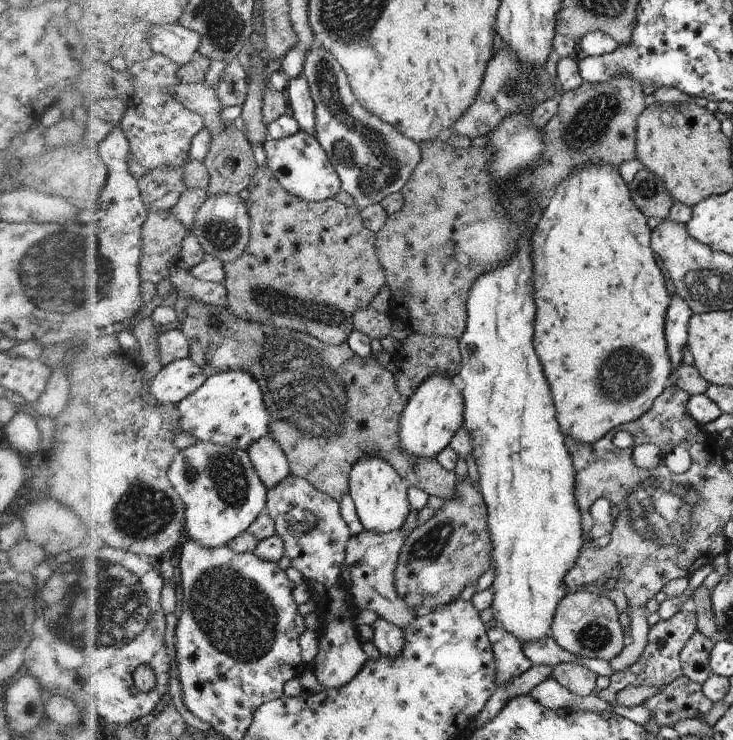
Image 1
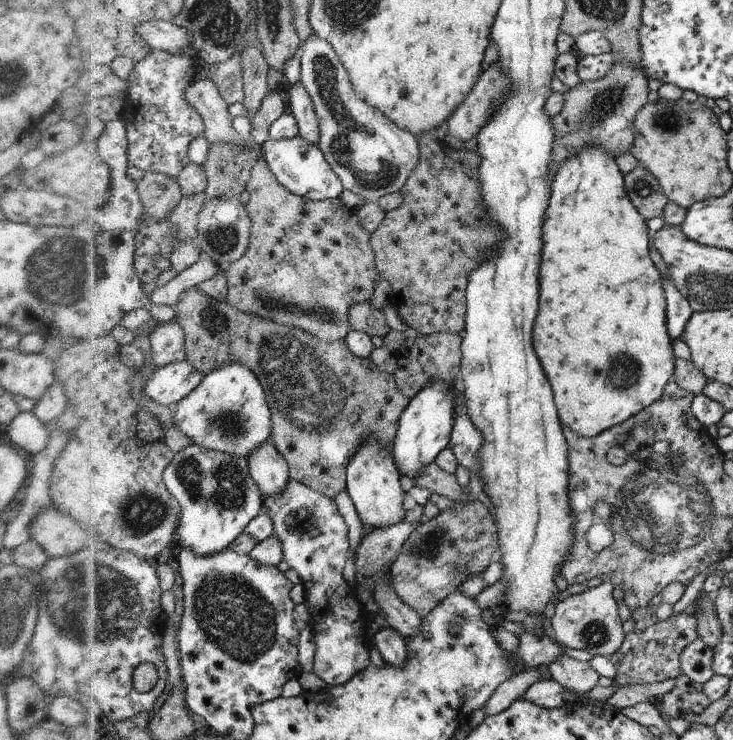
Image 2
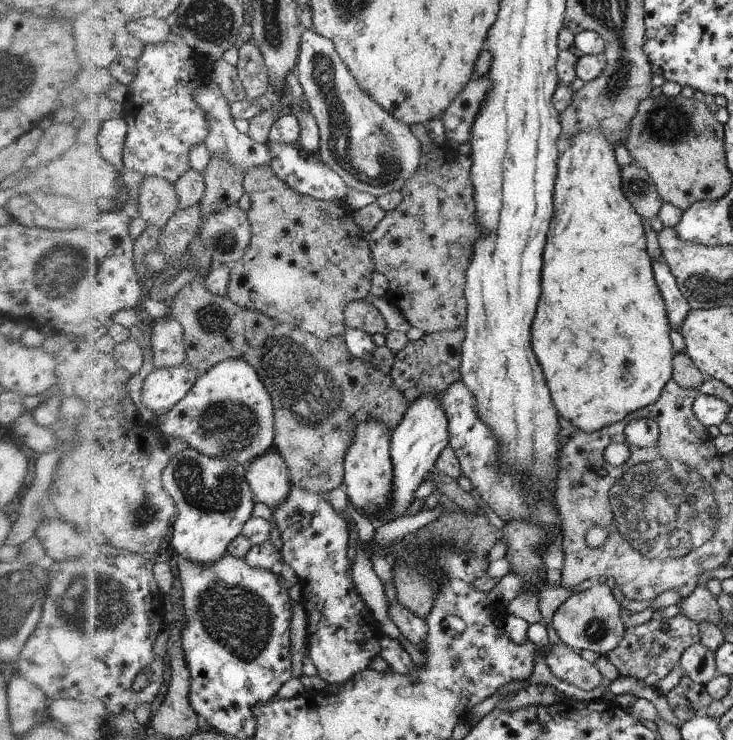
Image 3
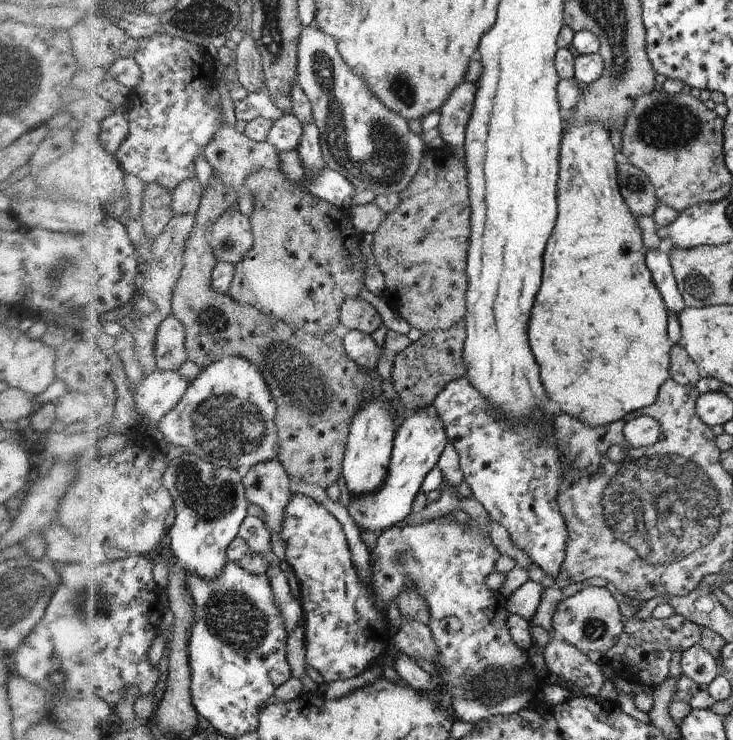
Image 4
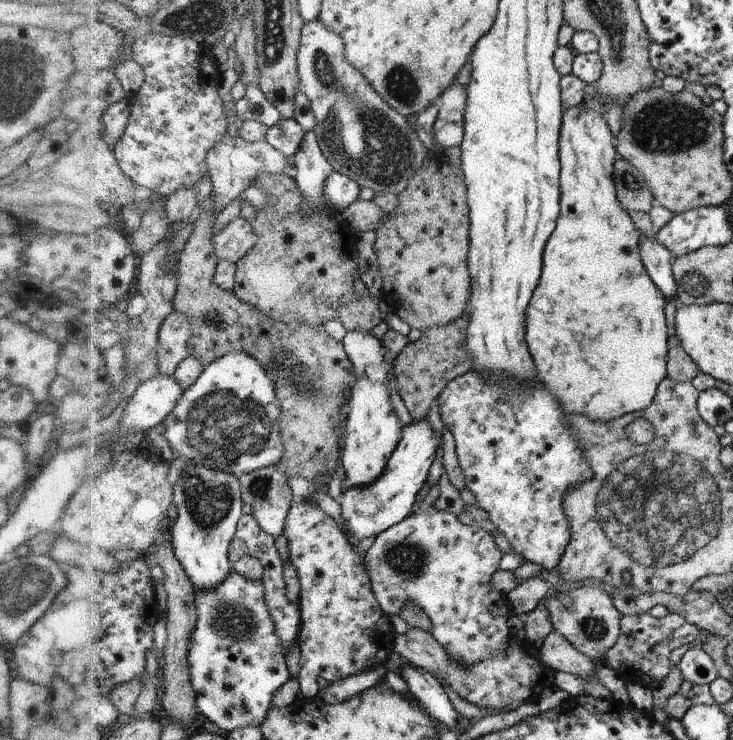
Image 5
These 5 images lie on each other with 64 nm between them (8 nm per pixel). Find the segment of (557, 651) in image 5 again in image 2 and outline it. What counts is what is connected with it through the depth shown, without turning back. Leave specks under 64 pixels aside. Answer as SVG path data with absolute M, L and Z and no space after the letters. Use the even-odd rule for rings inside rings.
M564 653L558 656L549 666L549 672L558 684L570 689L579 695L590 692L598 684L600 675L588 661L570 658Z

